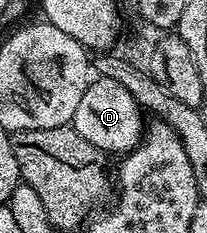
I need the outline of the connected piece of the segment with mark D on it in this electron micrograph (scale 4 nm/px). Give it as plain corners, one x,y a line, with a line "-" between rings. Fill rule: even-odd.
98,76
91,79
90,85
84,90
84,98
80,98
80,106
76,106
72,126
80,138
92,142
92,146
107,154
125,154
141,144
144,135
144,110
120,86
120,82
112,82
112,78

